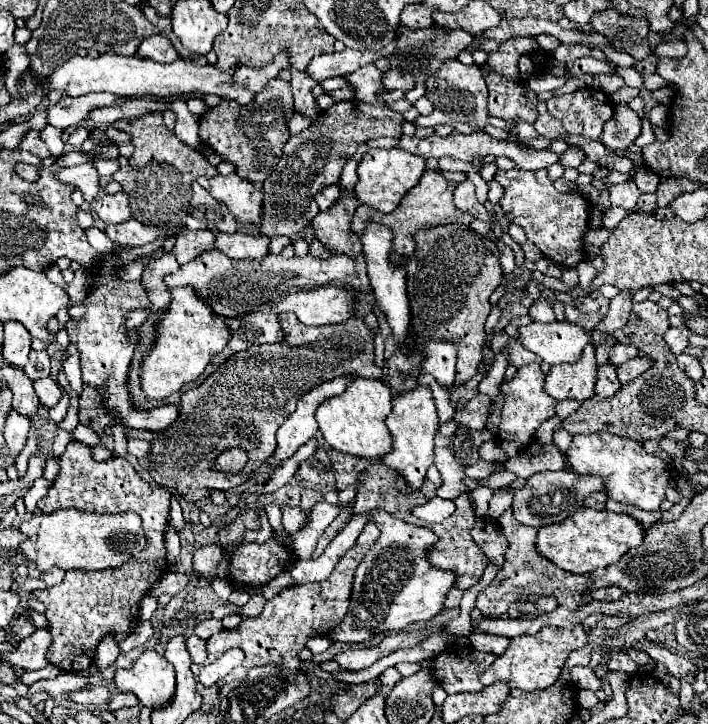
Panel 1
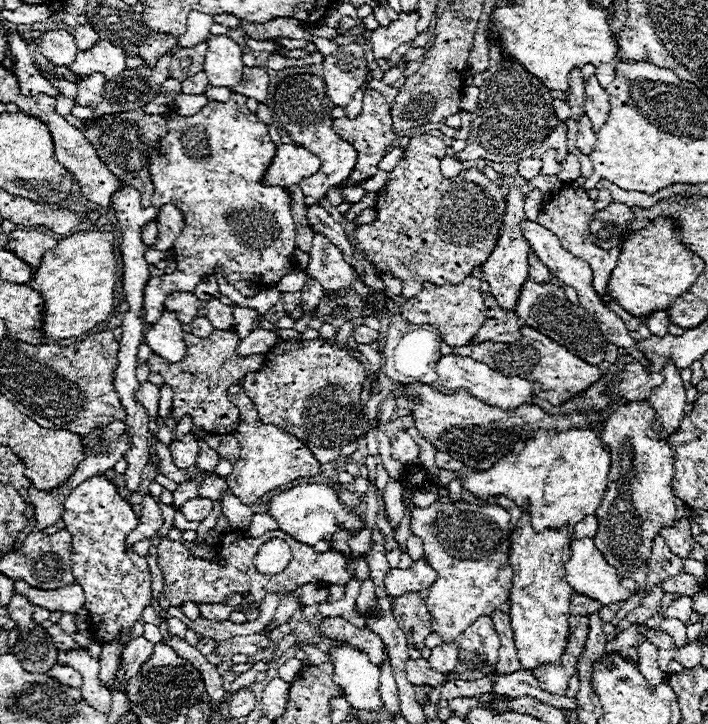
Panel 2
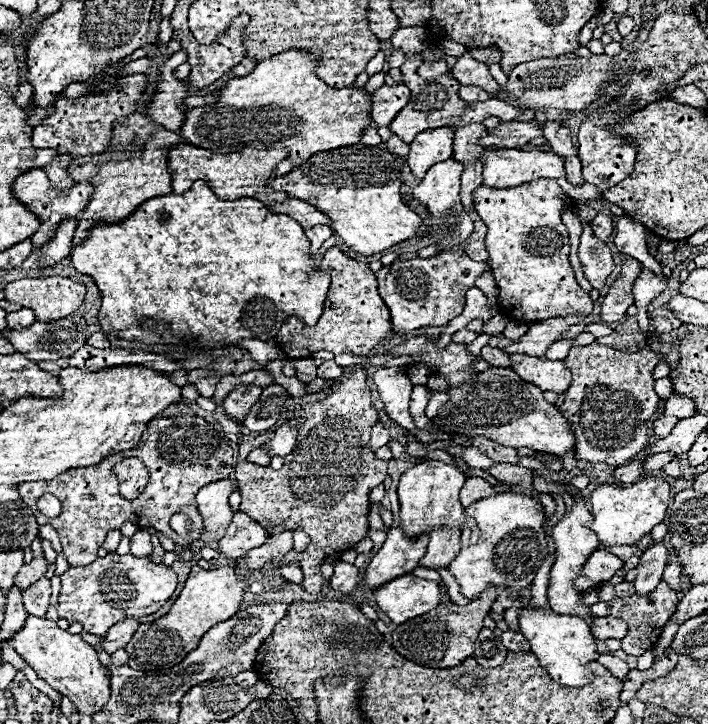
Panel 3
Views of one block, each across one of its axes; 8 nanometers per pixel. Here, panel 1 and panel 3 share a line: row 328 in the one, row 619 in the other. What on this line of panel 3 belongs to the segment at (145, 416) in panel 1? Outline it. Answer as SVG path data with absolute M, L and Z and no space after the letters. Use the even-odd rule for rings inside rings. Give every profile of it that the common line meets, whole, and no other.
M110 552L104 558L96 558L88 566L68 568L60 576L60 580L62 580L62 592L60 592L60 598L56 604L60 618L66 618L68 622L80 622L84 626L84 630L88 630L96 636L104 636L110 626L114 626L126 618L142 618L142 616L150 616L150 614L158 612L164 606L164 602L172 596L176 582L178 582L176 572L170 566L154 564L154 562L150 562L150 558L136 558L132 554L120 556L116 552Z

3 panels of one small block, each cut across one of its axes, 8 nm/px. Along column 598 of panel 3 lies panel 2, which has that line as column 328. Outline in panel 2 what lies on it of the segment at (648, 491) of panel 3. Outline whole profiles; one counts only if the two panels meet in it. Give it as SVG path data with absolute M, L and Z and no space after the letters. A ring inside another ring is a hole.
M298 484L278 496L274 496L270 500L270 508L268 514L278 522L280 530L286 530L292 538L296 538L302 544L314 546L320 540L330 540L334 536L334 532L340 530L340 526L344 530L348 530L352 536L360 534L364 530L364 522L362 518L352 512L346 510L340 502L340 498L336 496L336 492L326 486L326 484Z

